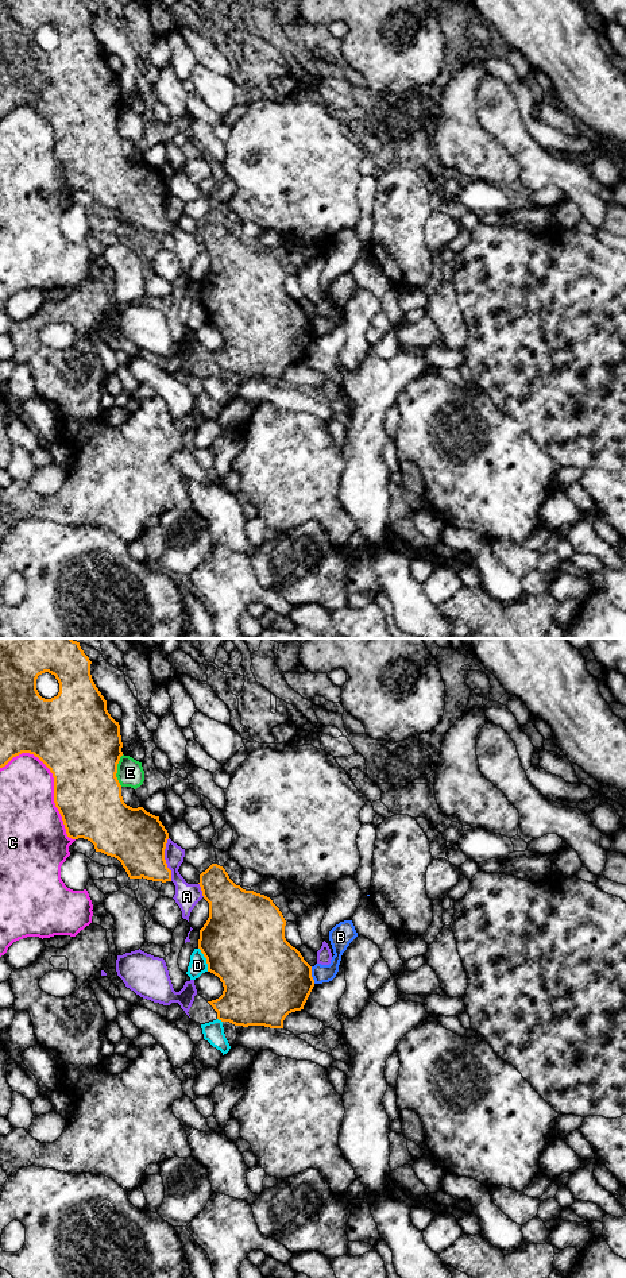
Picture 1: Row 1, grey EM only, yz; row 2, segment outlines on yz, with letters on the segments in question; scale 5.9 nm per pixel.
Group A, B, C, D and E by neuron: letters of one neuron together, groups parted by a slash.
A / B E / C / D

